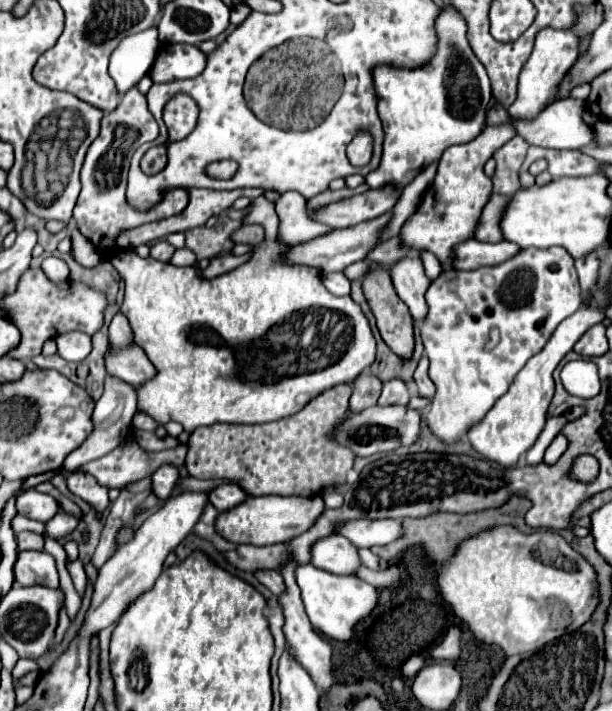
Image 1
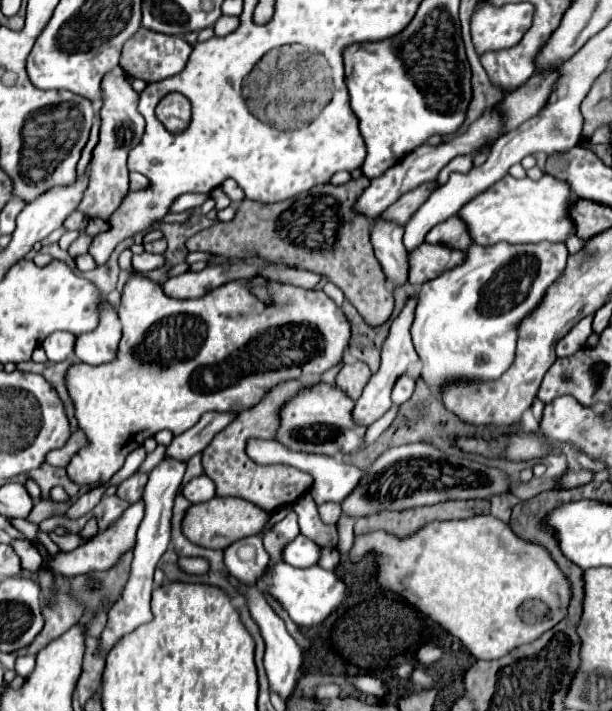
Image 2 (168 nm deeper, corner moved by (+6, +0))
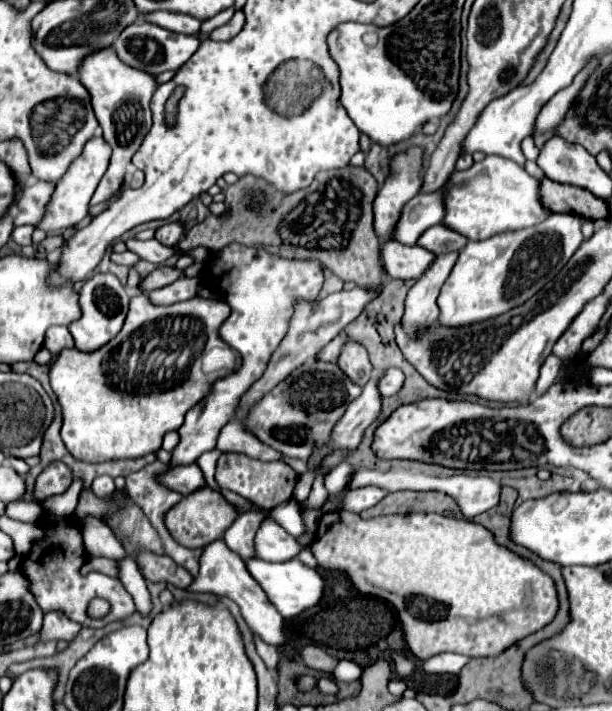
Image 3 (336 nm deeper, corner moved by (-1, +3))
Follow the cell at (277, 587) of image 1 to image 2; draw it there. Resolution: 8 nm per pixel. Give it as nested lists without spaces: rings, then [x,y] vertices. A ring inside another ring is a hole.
[[[246,537],[242,541],[232,543],[228,549],[224,549],[224,563],[228,571],[242,579],[242,583],[258,583],[258,575],[266,571],[268,565],[268,553],[264,551],[260,537]]]

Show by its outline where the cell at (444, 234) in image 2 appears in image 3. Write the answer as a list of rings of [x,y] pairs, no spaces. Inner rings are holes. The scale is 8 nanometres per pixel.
[[[437,224],[429,230],[425,230],[421,234],[421,238],[417,240],[417,244],[421,244],[421,248],[429,248],[429,252],[433,252],[433,254],[445,254],[445,252],[461,250],[467,244],[467,238],[445,228],[443,224]]]

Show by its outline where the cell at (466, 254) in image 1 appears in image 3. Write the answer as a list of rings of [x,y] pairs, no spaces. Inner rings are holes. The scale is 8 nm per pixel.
[[[395,240],[381,244],[381,266],[389,278],[419,278],[433,262],[435,254],[421,246],[405,246]]]

